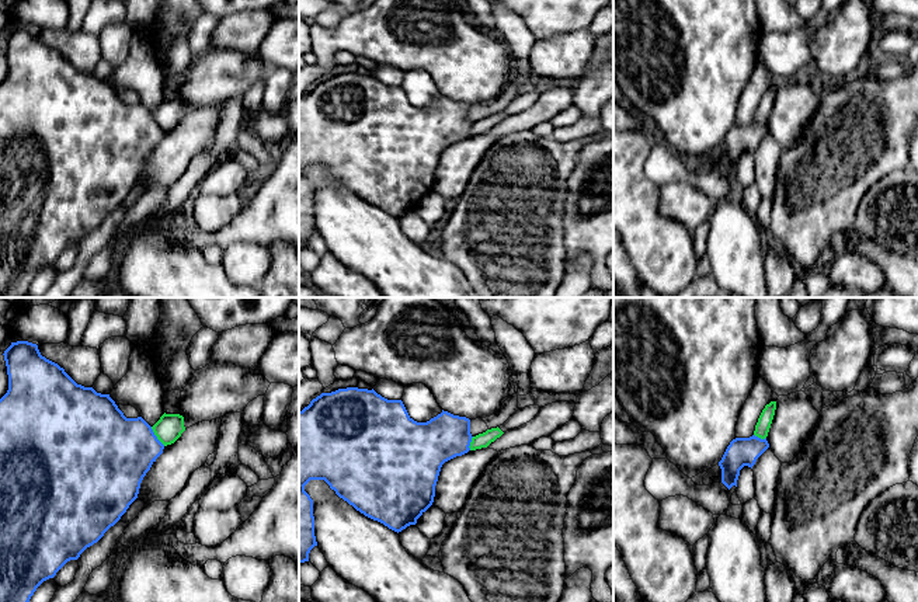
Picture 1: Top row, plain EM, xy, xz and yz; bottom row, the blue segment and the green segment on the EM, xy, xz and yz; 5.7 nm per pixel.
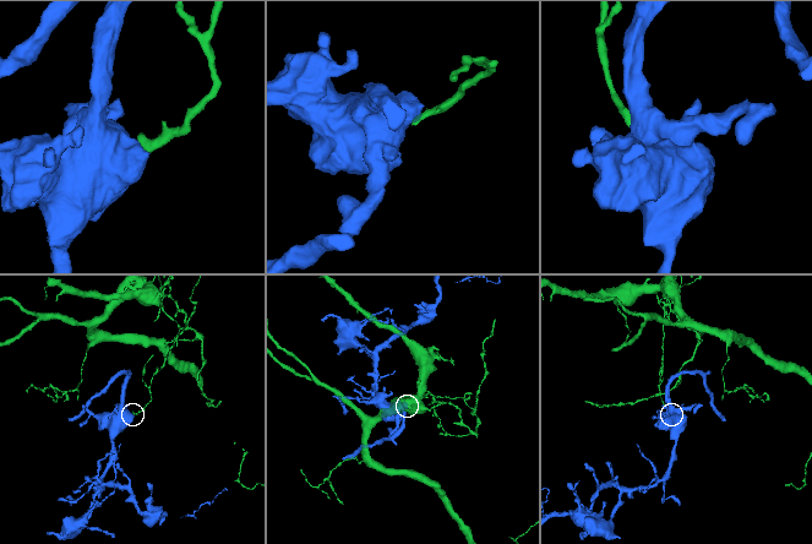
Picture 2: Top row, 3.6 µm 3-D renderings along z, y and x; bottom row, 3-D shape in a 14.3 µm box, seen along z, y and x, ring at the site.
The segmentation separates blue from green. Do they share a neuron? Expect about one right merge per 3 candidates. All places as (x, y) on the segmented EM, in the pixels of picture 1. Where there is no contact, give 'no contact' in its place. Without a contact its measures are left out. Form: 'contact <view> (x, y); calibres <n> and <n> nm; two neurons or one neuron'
contact xy (156, 437); calibres 420 and 160 nm; two neurons

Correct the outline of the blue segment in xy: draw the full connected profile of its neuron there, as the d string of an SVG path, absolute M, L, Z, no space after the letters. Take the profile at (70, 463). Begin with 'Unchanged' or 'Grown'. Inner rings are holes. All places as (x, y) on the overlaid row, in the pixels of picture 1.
Unchanged. M28 341L11 342L4 351L8 375L8 390L0 399L0 602L29 602L36 588L70 560L80 554L114 526L138 498L140 483L164 445L152 427L142 418L126 418L109 394L97 393L93 387L77 384L63 368L41 355L38 345Z

